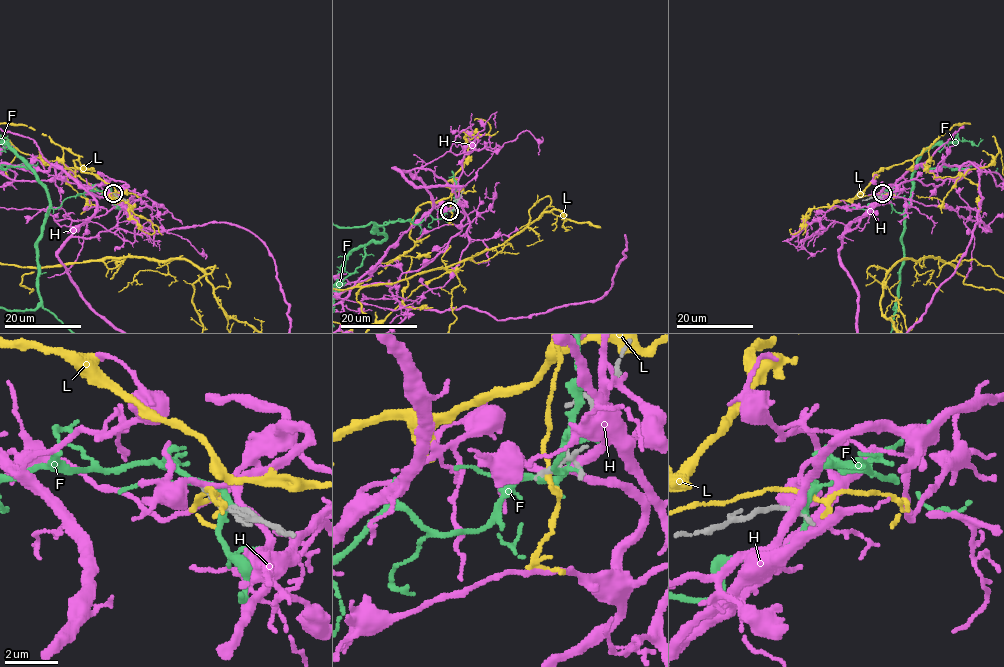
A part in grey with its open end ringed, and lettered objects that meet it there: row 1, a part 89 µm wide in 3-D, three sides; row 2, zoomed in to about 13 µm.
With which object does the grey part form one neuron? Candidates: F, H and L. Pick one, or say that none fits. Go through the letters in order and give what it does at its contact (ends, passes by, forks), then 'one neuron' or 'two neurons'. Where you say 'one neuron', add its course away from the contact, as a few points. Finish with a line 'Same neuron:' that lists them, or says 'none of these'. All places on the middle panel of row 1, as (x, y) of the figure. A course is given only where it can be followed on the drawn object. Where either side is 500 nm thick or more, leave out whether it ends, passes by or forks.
F: it forks; two neurons
H: it passes by; two neurons
L: it forks; two neurons
Same neuron: none of these

